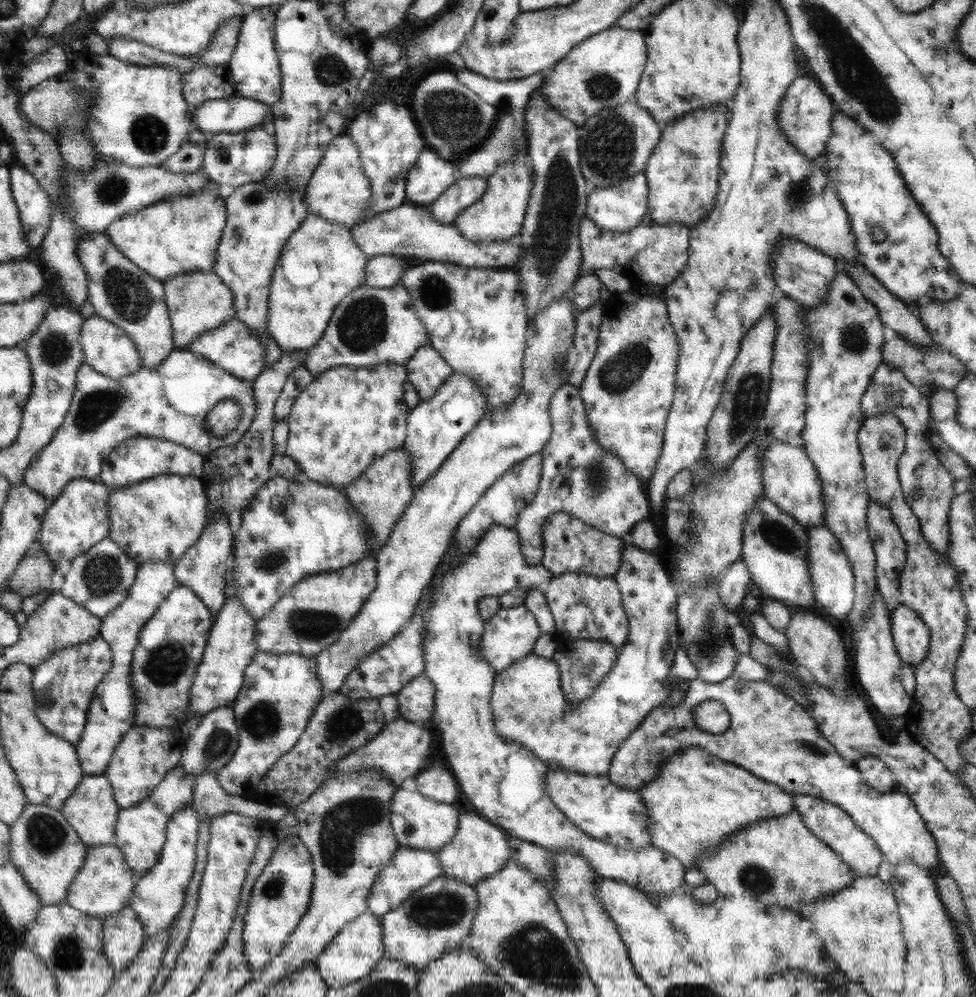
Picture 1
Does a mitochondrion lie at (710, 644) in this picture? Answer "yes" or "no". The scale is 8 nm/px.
yes

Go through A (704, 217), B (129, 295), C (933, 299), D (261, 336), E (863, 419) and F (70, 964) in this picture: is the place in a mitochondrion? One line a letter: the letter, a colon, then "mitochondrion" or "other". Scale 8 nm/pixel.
A: other
B: mitochondrion
C: other
D: other
E: other
F: mitochondrion

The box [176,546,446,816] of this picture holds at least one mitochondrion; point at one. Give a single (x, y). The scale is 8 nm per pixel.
(347, 721)

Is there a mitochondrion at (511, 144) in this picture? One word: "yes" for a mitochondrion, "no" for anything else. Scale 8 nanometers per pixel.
yes

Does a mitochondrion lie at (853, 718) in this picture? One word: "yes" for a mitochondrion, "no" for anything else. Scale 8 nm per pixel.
no

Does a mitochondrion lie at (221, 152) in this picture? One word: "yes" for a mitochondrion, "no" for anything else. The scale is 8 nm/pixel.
yes

